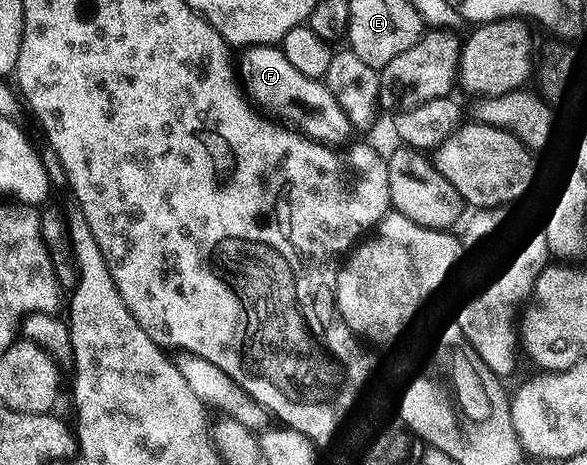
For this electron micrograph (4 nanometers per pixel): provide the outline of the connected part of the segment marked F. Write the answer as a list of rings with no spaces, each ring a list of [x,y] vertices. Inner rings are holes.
[[[282,46],[249,47],[240,55],[243,56],[240,59],[238,56],[237,59],[237,75],[241,86],[264,112],[278,117],[284,124],[298,129],[302,134],[328,145],[343,145],[352,138],[350,135],[353,120],[344,113],[341,105],[337,105],[337,97],[329,93],[326,83],[300,73],[285,58]]]

